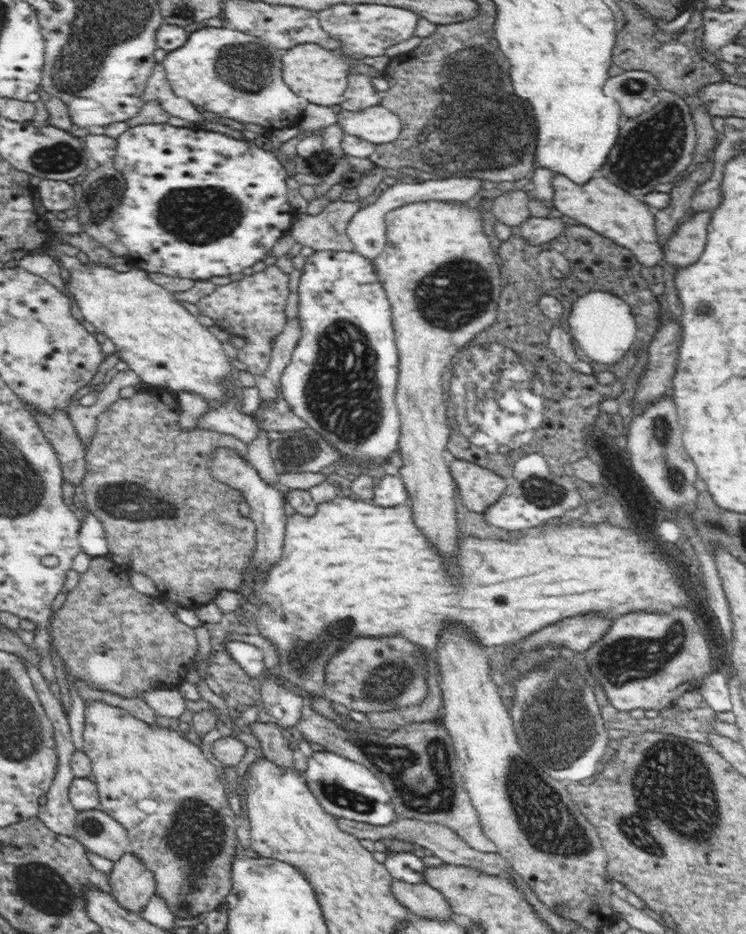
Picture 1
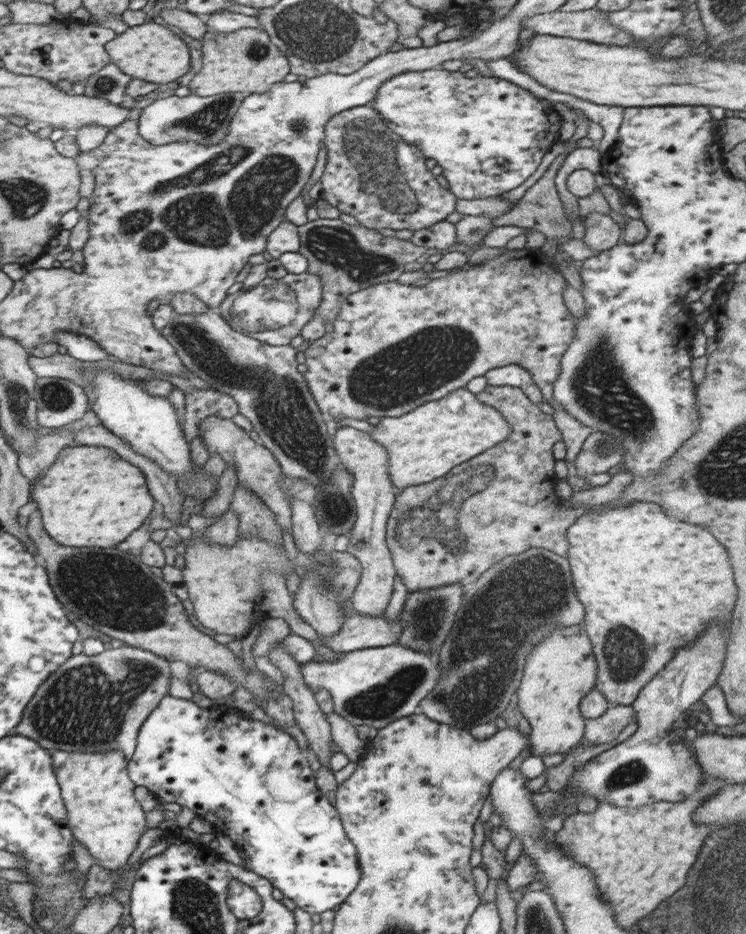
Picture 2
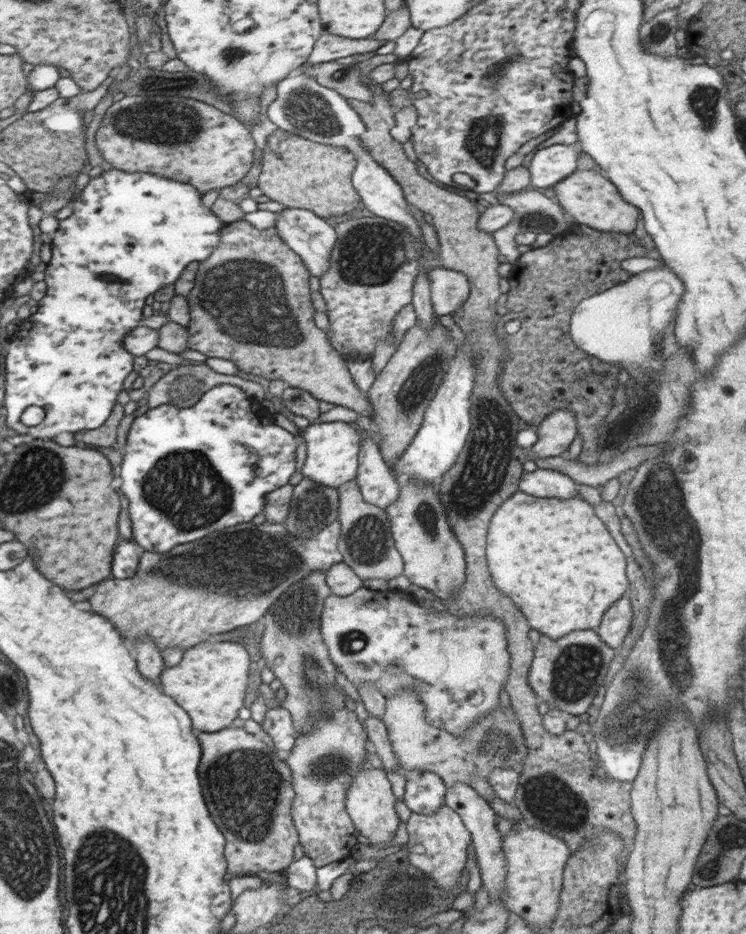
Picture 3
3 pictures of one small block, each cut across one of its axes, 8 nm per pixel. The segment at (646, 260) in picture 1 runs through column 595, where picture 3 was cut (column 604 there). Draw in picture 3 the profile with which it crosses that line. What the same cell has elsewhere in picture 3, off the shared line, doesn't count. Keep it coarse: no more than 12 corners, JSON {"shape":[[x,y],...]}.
{"shape":[[596,165],[552,186],[575,222],[634,232],[640,209]]}

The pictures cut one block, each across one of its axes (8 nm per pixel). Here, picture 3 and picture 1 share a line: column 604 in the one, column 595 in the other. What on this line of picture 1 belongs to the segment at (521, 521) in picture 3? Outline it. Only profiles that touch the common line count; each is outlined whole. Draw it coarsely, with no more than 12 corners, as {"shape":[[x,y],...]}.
{"shape":[[392,508],[287,517],[253,584],[278,678],[324,695],[358,636],[493,650],[586,612],[670,612],[610,524],[462,538],[462,586]]}

